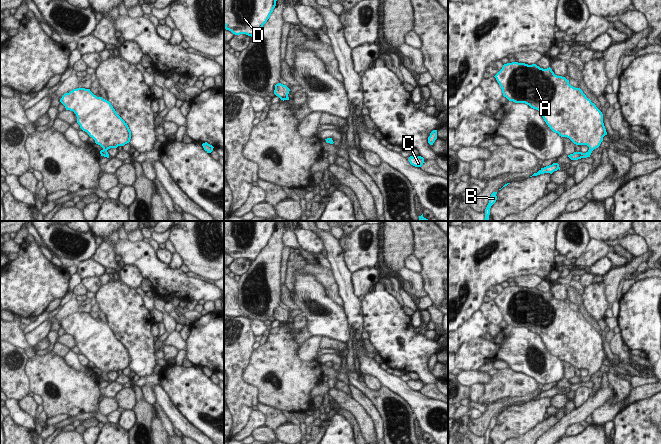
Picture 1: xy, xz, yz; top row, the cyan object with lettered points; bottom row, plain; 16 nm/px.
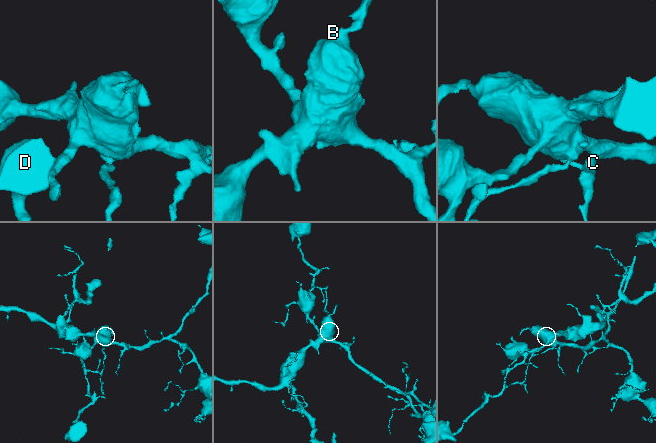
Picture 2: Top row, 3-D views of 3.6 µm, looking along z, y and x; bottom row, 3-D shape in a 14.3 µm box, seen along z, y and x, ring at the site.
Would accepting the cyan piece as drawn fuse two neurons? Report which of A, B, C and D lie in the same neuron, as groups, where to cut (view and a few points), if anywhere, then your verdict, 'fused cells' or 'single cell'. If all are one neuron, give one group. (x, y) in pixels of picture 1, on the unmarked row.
groups A B C D; cut none; single cell

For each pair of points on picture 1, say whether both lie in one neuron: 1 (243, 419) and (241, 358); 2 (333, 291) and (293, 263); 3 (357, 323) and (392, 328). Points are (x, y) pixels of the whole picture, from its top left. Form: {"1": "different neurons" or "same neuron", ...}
{"1": "same neuron", "2": "same neuron", "3": "different neurons"}

